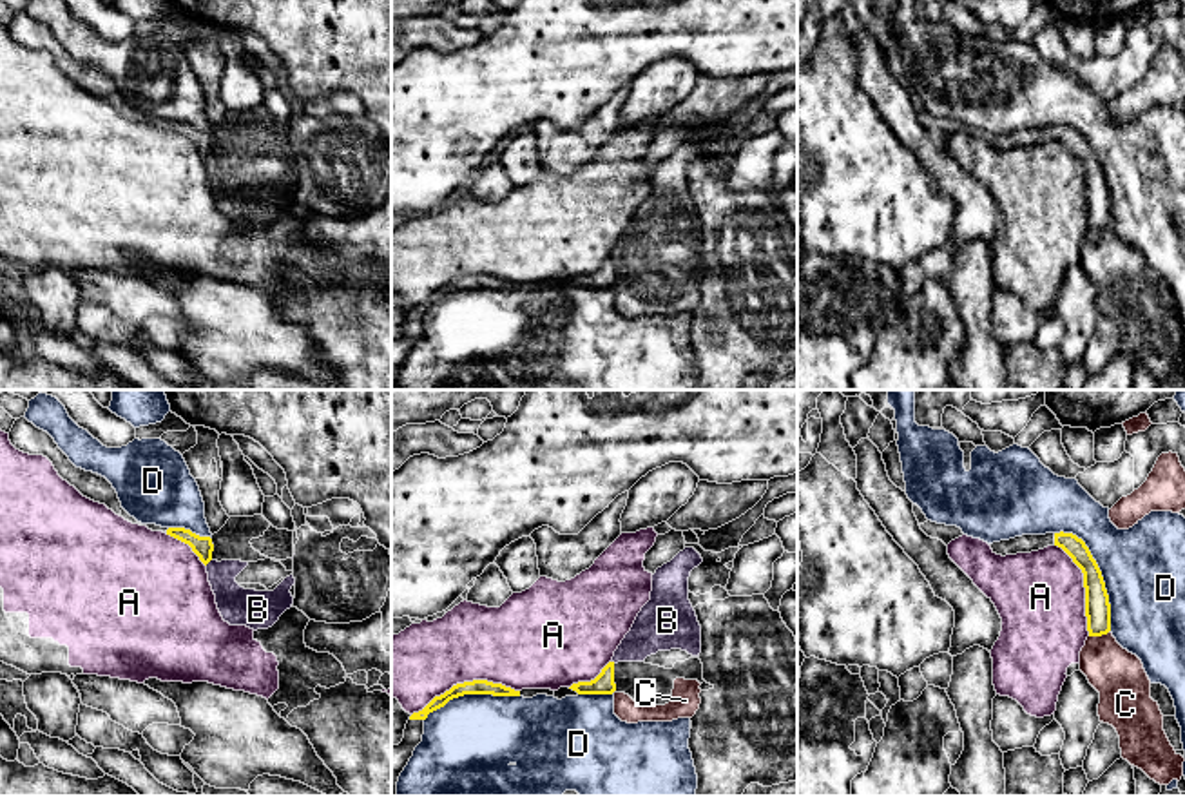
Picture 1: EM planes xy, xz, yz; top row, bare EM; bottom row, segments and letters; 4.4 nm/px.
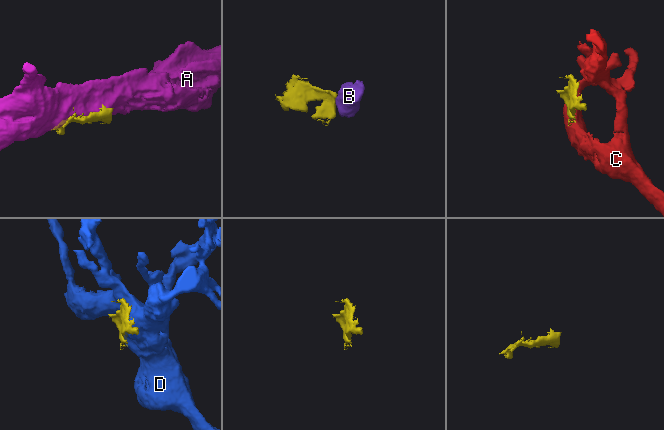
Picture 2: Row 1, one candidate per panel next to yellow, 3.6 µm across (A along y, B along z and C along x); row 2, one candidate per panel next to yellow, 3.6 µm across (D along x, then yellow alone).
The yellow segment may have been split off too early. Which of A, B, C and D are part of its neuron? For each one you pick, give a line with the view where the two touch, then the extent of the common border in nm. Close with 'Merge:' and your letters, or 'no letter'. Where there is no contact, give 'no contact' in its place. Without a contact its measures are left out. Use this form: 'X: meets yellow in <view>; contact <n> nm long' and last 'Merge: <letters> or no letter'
Merge: no letter

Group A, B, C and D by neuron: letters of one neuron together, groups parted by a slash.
A / B C / D

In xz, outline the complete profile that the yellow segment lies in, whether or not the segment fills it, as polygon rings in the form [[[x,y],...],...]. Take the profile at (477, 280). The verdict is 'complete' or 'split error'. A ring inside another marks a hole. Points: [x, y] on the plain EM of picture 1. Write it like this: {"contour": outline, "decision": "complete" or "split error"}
{"contour": [[[487,274],[464,276],[435,290],[422,305],[413,306],[406,317],[402,335],[391,341],[391,390],[397,390],[399,370],[413,350],[415,341],[422,335],[428,308],[464,288],[520,290],[520,285]]], "decision": "split error"}

